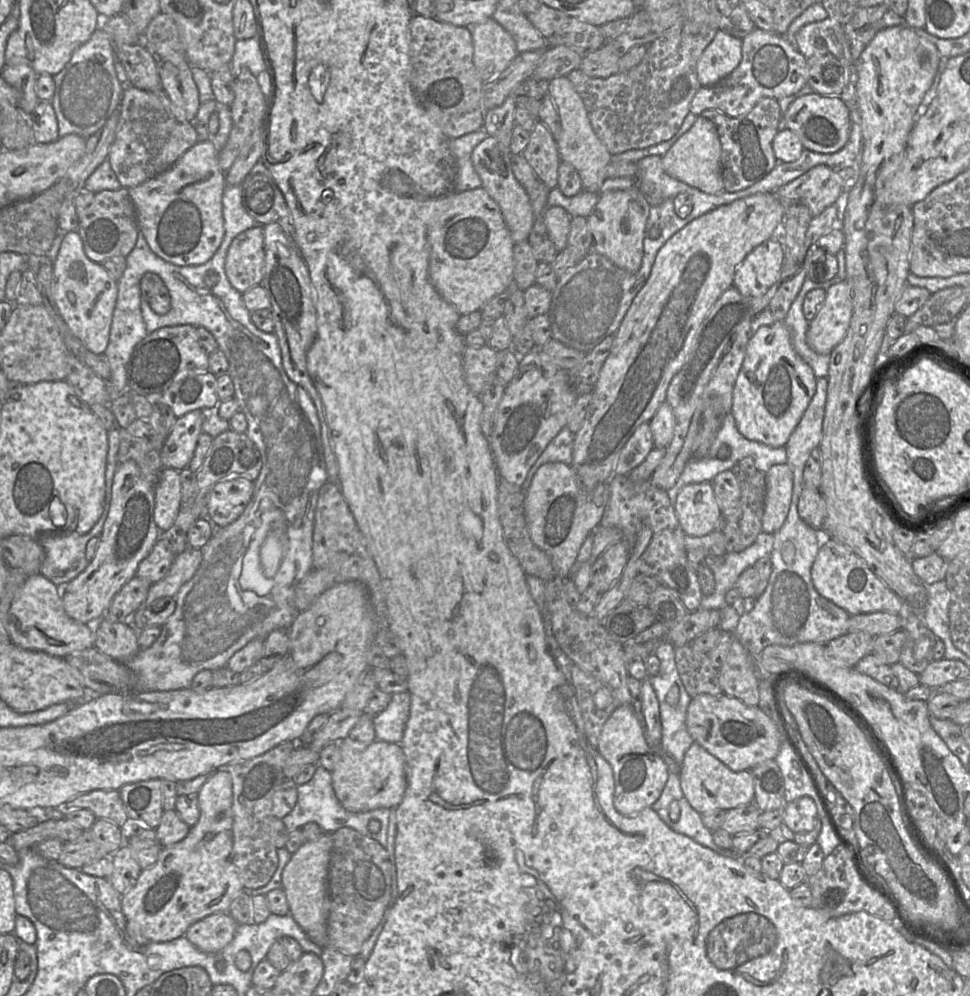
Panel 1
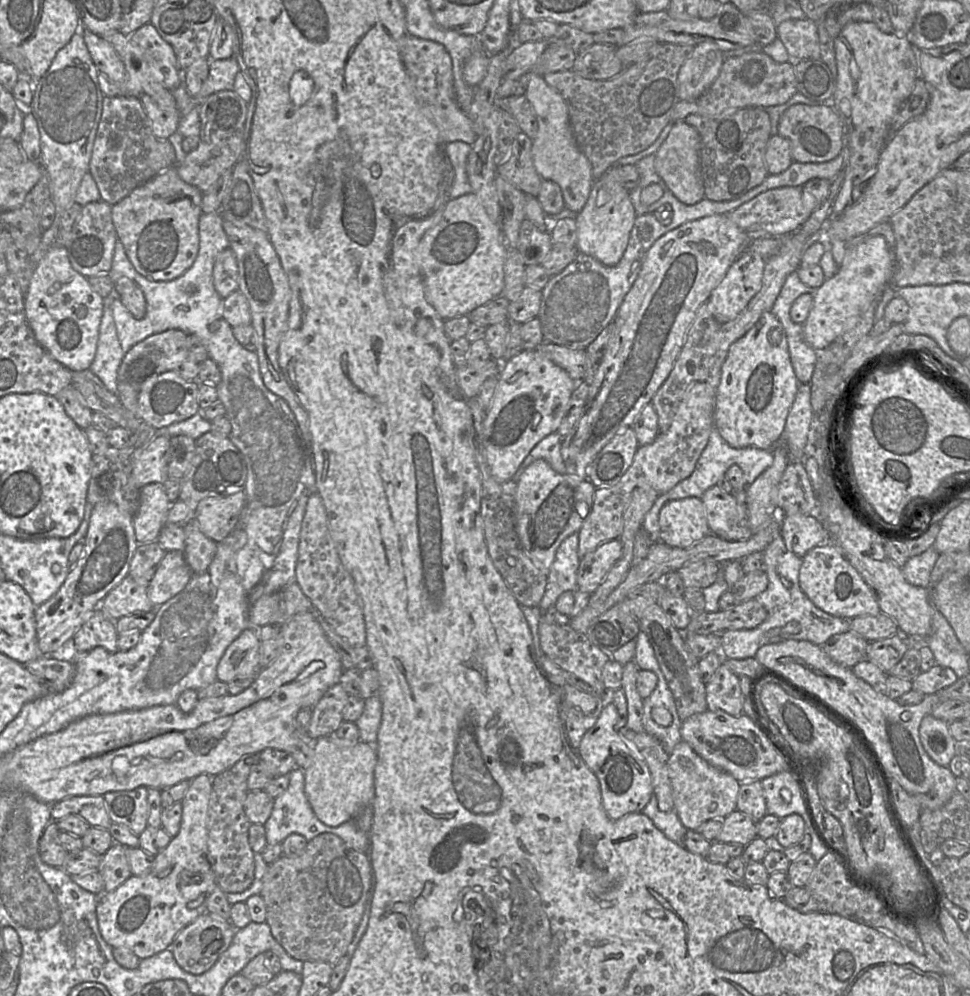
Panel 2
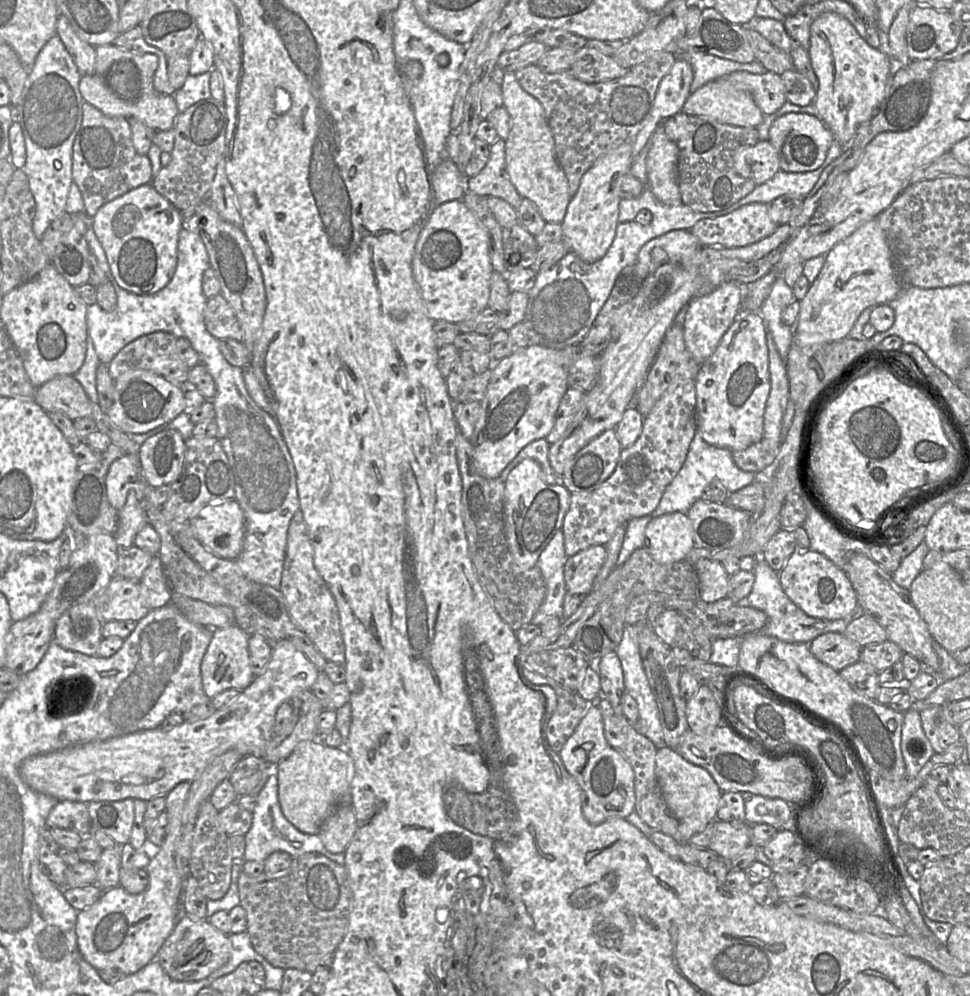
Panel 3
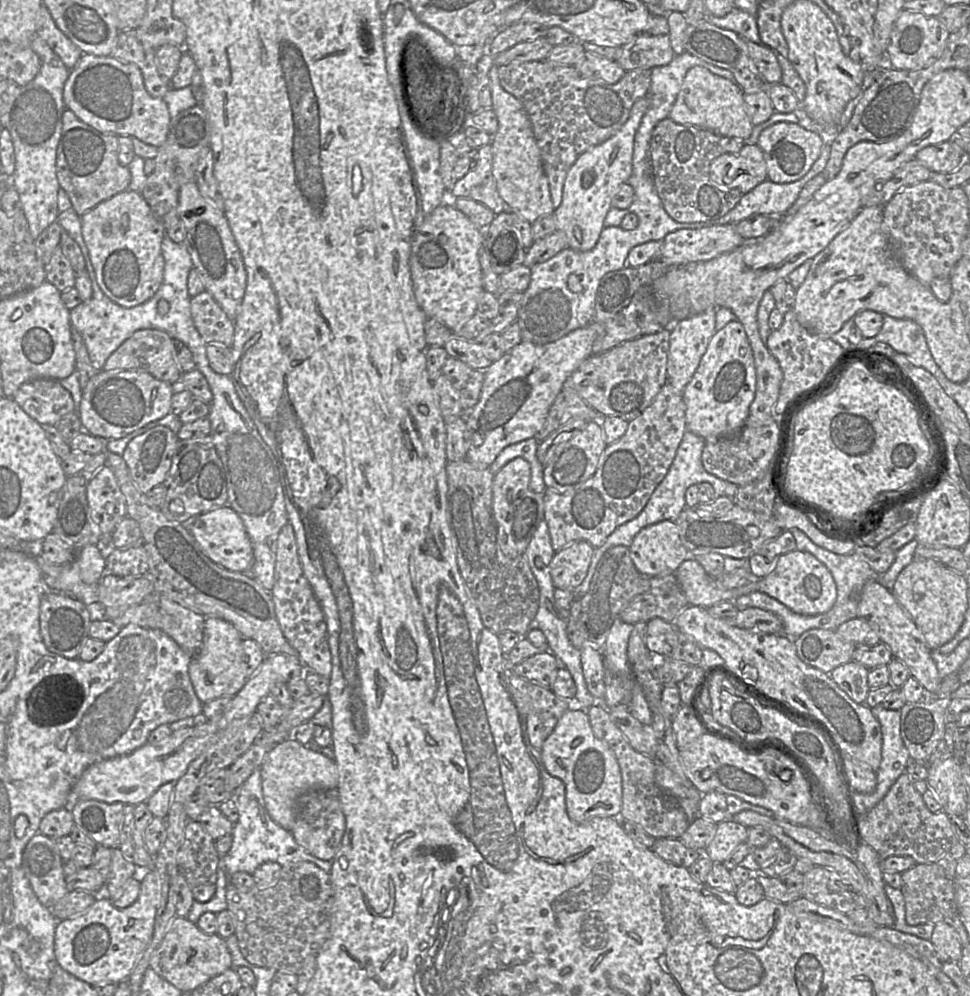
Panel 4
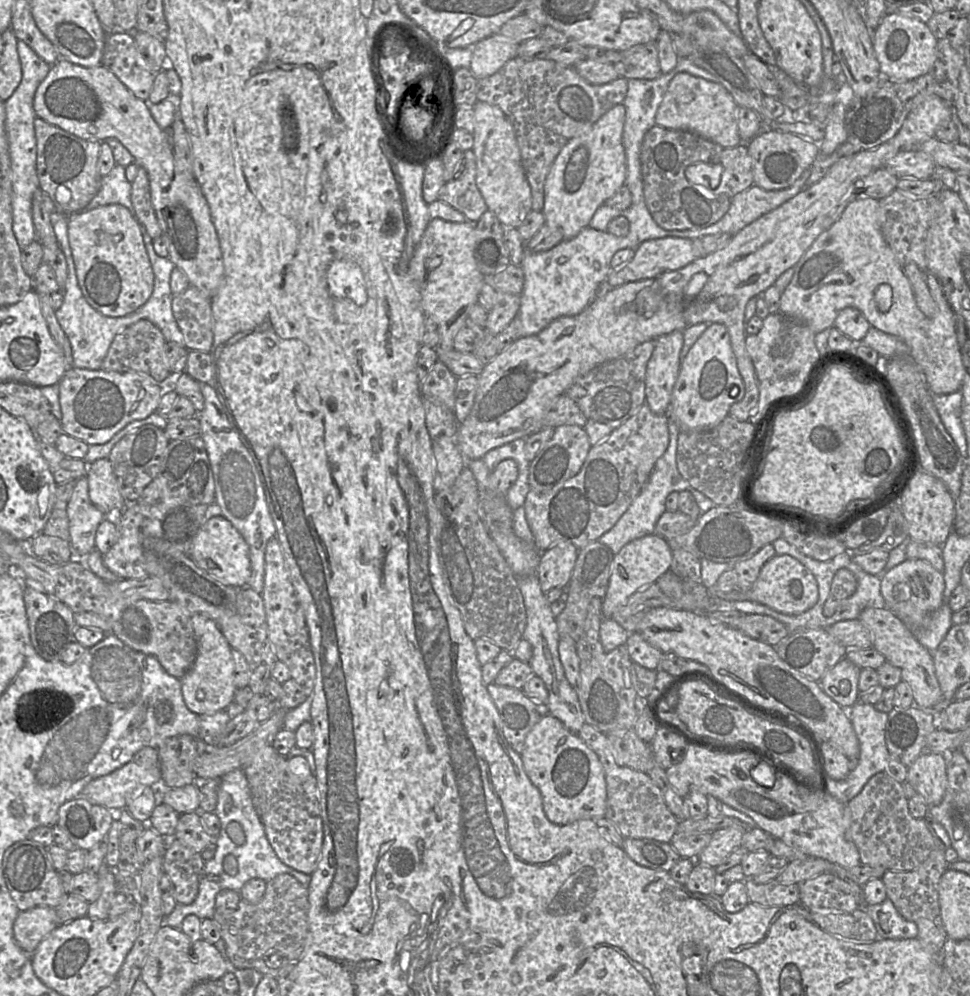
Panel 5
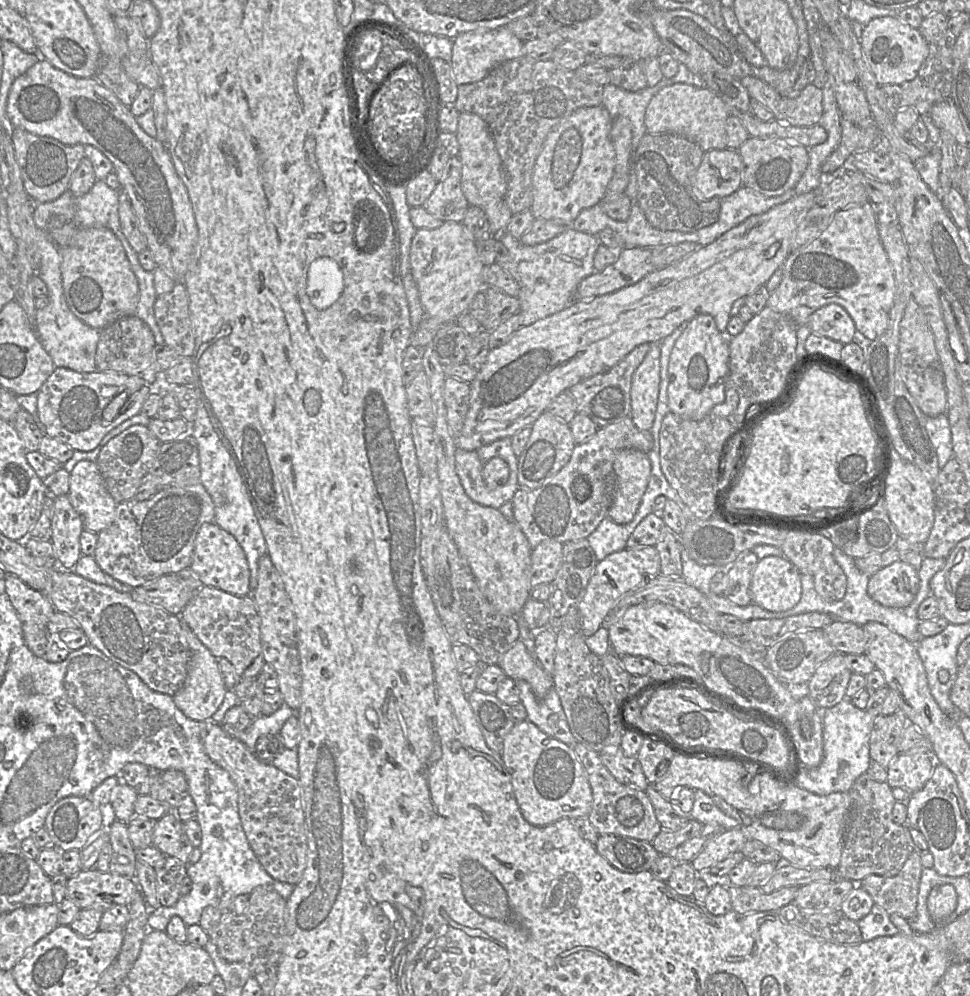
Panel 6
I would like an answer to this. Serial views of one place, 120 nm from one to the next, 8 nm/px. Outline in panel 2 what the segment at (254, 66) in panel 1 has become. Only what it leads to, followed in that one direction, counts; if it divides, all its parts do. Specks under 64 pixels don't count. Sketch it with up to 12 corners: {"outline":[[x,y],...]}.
{"outline":[[233,57],[210,61],[194,96],[197,105],[232,89],[239,72]]}

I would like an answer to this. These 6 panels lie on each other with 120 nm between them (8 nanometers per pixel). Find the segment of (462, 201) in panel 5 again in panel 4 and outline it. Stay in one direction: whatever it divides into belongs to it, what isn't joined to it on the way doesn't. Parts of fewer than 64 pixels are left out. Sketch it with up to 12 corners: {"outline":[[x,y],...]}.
{"outline":[[490,144],[475,166],[449,189],[452,198],[508,211],[493,176]]}

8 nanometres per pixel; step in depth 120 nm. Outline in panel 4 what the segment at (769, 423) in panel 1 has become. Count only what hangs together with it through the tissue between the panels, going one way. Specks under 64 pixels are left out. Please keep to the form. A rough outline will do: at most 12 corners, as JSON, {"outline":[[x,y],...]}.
{"outline":[[743,325],[717,329],[682,391],[687,430],[737,434],[755,397]]}

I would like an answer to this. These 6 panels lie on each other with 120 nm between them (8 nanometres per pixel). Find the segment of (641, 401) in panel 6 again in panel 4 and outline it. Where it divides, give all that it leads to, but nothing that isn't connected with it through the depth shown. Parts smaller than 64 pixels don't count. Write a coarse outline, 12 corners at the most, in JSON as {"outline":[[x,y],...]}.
{"outline":[[716,309],[675,322],[666,383],[682,392],[716,331]]}

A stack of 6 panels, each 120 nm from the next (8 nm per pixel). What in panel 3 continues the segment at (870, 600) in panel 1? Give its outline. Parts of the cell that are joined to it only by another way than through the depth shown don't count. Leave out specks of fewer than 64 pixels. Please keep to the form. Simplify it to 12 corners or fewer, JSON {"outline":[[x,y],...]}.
{"outline":[[794,552],[779,571],[811,617],[858,611],[847,573],[819,552]]}

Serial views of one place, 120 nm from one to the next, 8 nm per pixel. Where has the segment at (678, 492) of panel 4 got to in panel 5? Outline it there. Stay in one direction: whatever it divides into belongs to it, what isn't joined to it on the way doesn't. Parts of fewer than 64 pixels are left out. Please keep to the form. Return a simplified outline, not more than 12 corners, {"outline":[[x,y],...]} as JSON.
{"outline":[[679,425],[641,493],[598,541],[615,554],[654,533],[672,492],[689,491],[701,513],[714,507],[676,465]]}

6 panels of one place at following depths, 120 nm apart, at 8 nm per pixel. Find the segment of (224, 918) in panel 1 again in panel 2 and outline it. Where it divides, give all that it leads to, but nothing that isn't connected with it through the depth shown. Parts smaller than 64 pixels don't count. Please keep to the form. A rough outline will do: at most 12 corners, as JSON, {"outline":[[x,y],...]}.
{"outline":[[204,914],[168,949],[184,971],[200,975],[229,948],[235,932]]}

